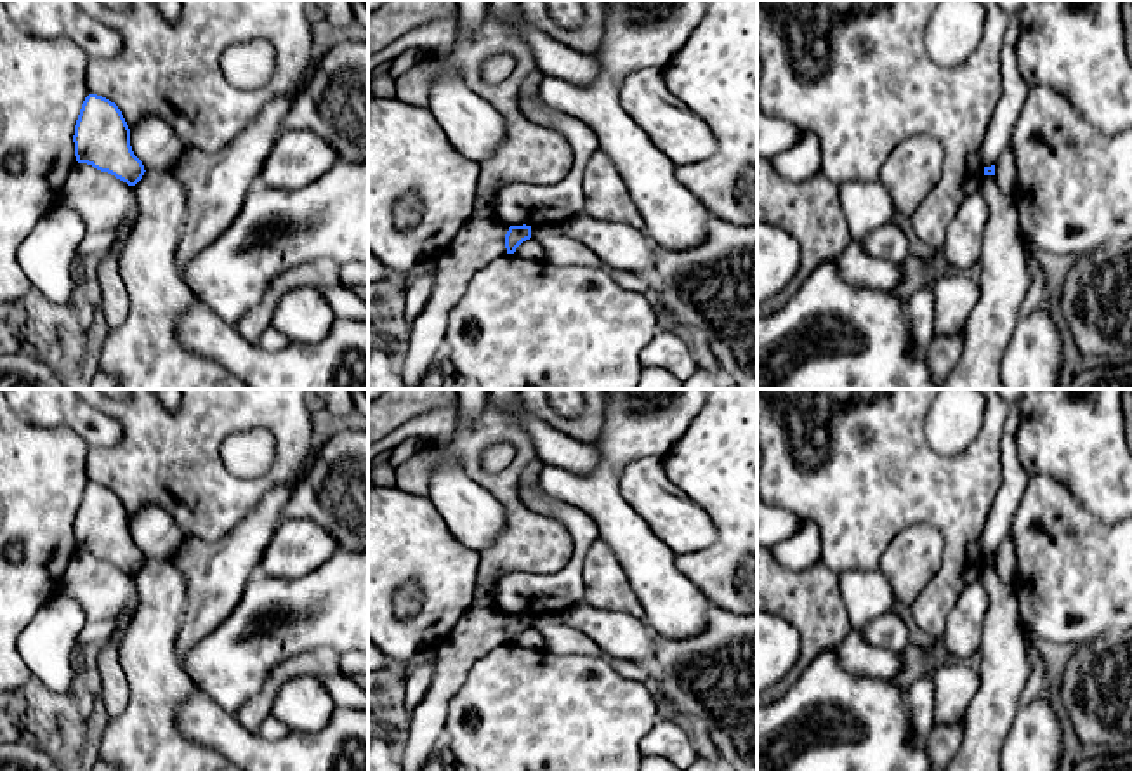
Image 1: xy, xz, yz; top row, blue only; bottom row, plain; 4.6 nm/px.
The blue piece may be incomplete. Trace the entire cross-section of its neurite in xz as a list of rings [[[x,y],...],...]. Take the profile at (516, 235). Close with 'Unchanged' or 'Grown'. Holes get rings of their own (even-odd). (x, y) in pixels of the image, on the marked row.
[[[510,226],[507,234],[505,234],[505,248],[507,248],[507,254],[514,254],[516,248],[531,238],[531,226]]]. Unchanged

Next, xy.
[[[89,94],[75,125],[75,156],[116,179],[135,186],[144,175],[142,161],[130,146],[130,128],[115,102]]]. Unchanged

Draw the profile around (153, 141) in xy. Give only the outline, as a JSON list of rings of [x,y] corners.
[[[156,115],[142,116],[130,128],[130,146],[144,170],[170,168],[186,149],[174,128]]]

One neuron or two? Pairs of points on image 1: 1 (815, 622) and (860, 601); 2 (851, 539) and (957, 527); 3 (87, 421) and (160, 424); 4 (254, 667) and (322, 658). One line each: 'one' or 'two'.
1: two
2: one
3: two
4: two

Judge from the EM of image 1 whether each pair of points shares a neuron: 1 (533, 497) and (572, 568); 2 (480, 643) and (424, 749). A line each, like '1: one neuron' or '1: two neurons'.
1: one neuron
2: one neuron

